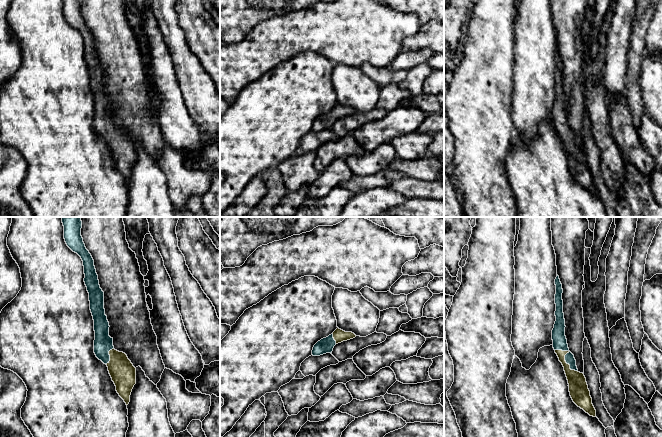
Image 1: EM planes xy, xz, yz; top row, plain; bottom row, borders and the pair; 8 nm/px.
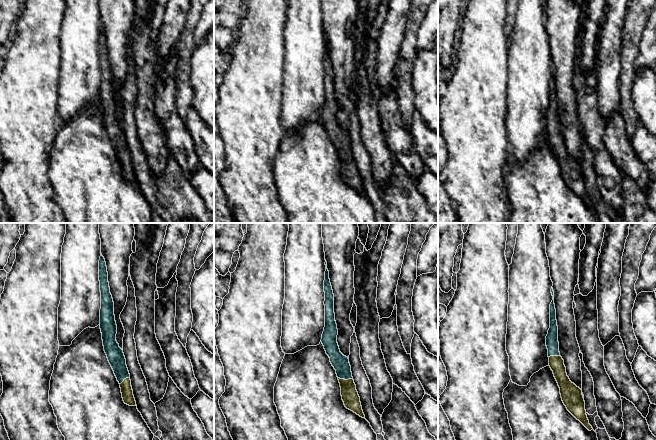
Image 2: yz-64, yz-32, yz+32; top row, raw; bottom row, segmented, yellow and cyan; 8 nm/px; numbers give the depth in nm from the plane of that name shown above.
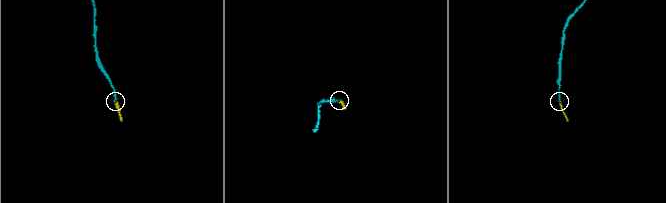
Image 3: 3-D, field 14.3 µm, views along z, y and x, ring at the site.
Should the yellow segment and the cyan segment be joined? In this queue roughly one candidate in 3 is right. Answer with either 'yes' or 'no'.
yes

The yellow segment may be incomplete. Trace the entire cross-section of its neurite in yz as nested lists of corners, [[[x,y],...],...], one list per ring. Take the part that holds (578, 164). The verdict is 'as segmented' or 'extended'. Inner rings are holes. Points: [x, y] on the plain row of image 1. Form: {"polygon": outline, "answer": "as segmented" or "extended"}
{"polygon": [[[559,52],[555,55],[556,70],[556,97],[552,106],[553,124],[559,137],[564,143],[568,156],[569,168],[573,178],[583,185],[590,192],[596,193],[596,186],[592,180],[592,174],[583,149],[580,149],[576,142],[574,131],[569,127],[567,115],[565,112],[565,95],[563,89],[562,60]]], "answer": "extended"}

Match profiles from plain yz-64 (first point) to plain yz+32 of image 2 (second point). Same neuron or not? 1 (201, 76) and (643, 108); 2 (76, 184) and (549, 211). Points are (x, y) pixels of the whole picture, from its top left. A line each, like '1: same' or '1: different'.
1: same
2: same

